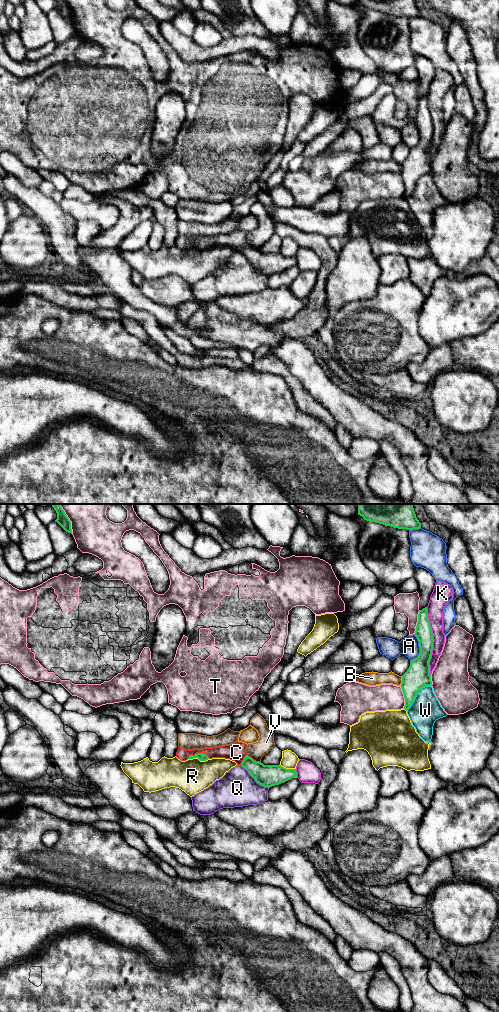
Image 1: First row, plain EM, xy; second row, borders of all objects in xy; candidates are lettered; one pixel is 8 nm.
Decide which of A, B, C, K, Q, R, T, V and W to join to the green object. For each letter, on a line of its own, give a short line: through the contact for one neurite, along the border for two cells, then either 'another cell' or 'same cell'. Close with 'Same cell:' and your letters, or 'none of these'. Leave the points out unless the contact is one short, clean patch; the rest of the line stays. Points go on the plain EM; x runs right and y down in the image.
A: another cell
B: another cell
C: same cell
K: another cell
Q: another cell
R: another cell
T: another cell
V: another cell
W: xy (430, 173), (425, 173), (418, 179), (414, 189), (406, 198) | another cell
Same cell: C

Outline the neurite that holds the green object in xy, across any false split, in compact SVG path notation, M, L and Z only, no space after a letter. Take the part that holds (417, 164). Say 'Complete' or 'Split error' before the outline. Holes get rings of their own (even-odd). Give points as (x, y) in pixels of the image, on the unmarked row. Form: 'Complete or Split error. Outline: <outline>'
Complete. Outline: M427 95L419 99L415 124L419 129L420 141L410 149L410 154L402 163L401 176L405 186L404 197L407 199L420 177L431 174L430 153L433 138L433 121L427 102Z

